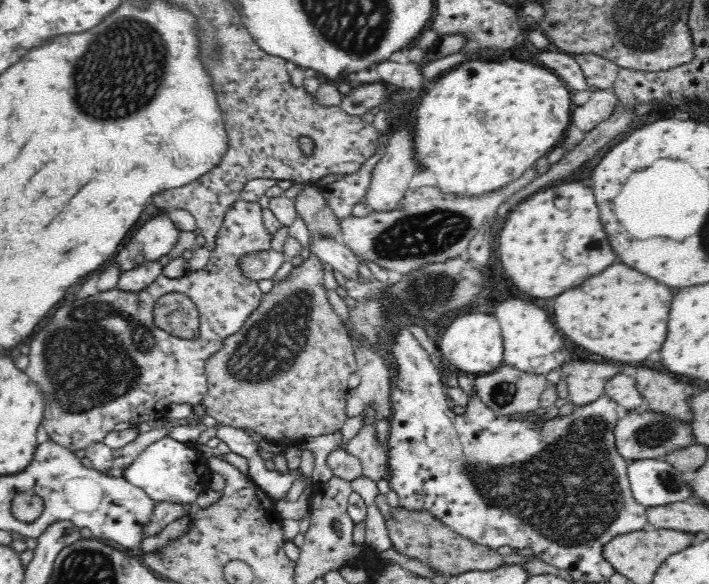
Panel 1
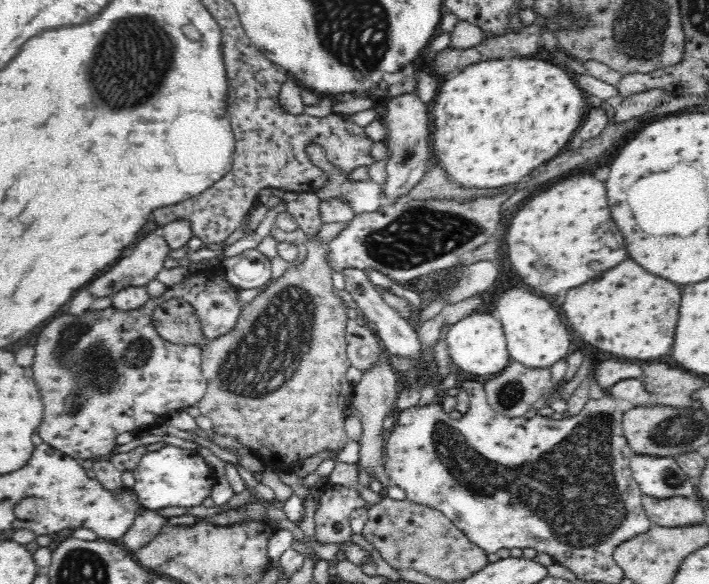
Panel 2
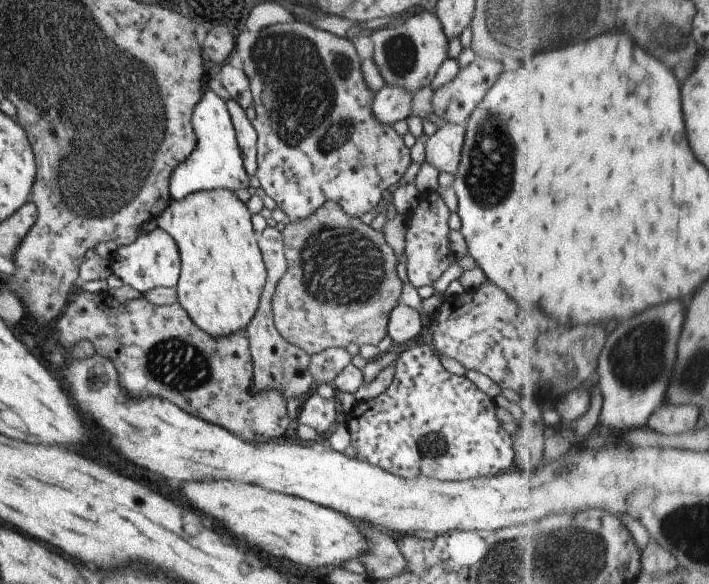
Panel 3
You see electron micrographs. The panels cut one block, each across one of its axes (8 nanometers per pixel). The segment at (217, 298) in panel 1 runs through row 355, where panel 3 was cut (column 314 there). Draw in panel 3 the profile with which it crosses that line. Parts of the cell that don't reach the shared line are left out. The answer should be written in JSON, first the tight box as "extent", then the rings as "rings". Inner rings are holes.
{"extent":[234,22,412,221],"rings":[[[294,22],[294,24],[276,24],[276,26],[270,26],[270,28],[258,27],[248,31],[244,30],[238,36],[235,46],[234,53],[240,56],[244,63],[243,71],[250,81],[253,105],[256,110],[256,117],[252,120],[258,136],[258,168],[255,176],[260,181],[260,186],[264,189],[267,196],[286,214],[288,221],[306,220],[326,201],[336,201],[348,216],[357,219],[360,216],[364,216],[366,212],[380,208],[384,190],[390,190],[395,184],[400,182],[402,176],[404,176],[406,170],[411,165],[412,159],[410,158],[410,149],[406,147],[402,139],[403,136],[400,136],[394,130],[392,124],[384,124],[374,118],[372,102],[374,102],[376,92],[366,86],[361,70],[361,60],[358,58],[356,50],[354,50],[354,46],[350,44],[350,40],[336,38],[336,36],[332,36],[328,32],[316,30],[316,28],[312,28],[308,24],[302,24],[302,22]]]}

